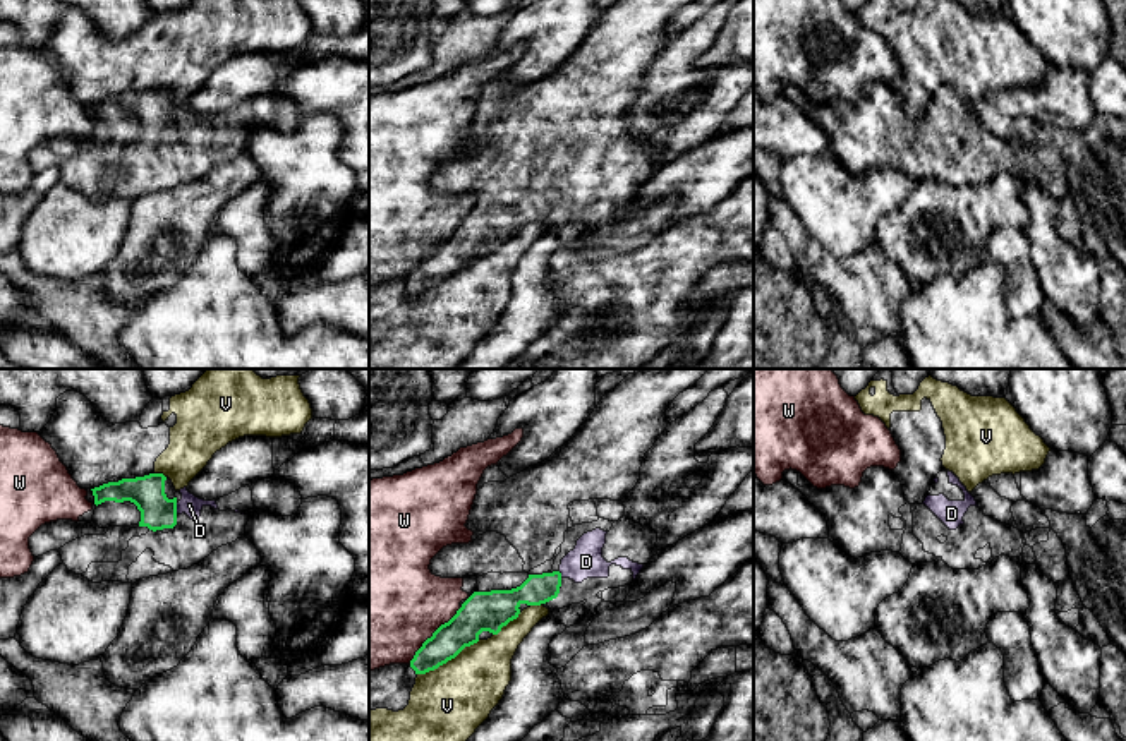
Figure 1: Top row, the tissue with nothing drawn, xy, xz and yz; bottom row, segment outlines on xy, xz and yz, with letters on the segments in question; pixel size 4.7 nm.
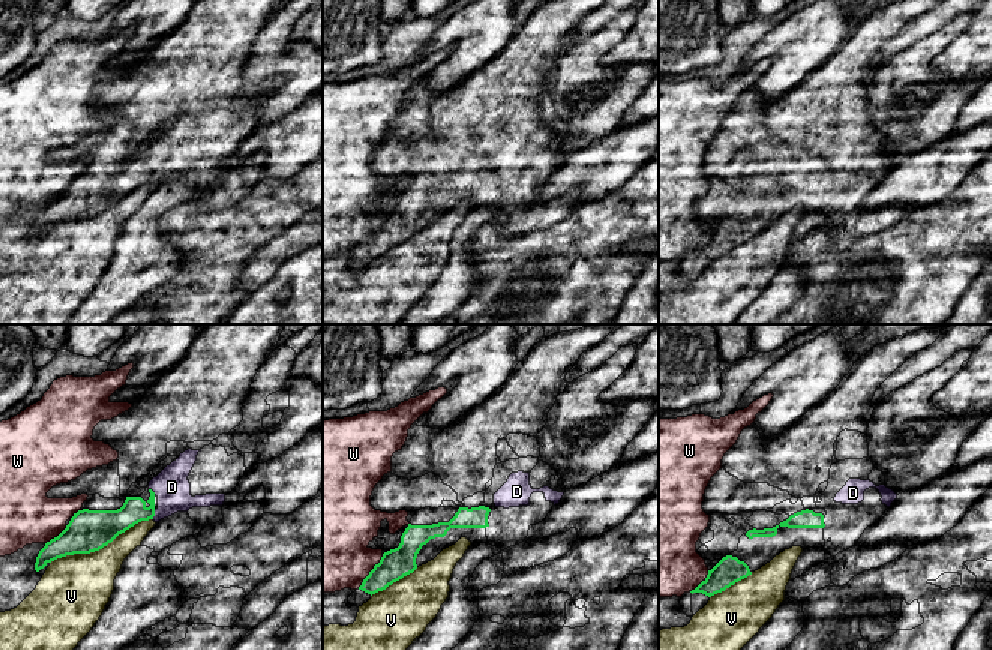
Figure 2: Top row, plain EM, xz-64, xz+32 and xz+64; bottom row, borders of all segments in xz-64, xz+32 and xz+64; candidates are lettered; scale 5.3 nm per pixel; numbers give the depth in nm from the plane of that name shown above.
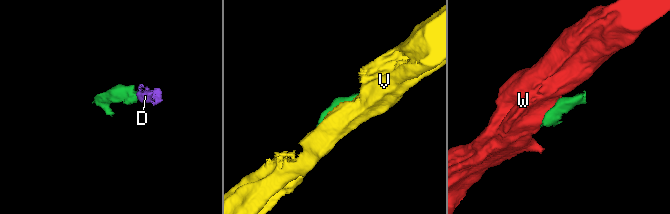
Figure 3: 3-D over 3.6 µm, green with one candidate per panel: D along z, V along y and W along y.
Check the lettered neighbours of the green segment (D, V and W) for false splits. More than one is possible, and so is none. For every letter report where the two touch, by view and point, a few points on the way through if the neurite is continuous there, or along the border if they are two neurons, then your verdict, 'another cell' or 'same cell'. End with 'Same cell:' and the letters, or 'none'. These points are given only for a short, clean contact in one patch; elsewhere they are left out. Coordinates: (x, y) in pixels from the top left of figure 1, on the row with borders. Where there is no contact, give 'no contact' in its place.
D: meets green in xy at (175, 508); same cell
V: meets green in xz at (448, 659); another cell
W: meets green in xz at (433, 635); another cell
Same cell: D

